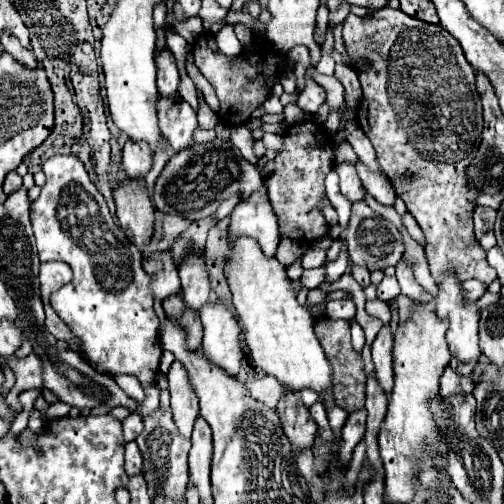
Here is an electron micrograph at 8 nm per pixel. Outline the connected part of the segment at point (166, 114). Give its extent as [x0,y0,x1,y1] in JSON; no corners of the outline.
[156,96,198,150]

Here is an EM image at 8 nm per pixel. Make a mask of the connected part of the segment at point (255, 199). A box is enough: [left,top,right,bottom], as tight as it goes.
[230,188,280,256]

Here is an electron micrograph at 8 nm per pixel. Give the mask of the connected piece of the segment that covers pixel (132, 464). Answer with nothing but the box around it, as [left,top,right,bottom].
[126,442,142,476]

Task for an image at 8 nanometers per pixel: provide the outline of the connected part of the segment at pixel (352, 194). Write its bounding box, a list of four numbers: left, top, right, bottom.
[334,162,364,202]

